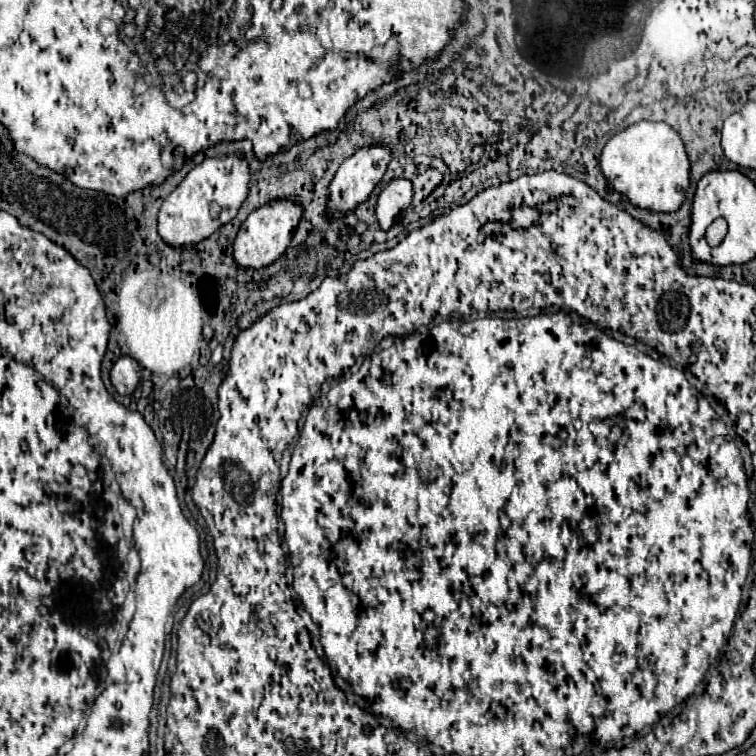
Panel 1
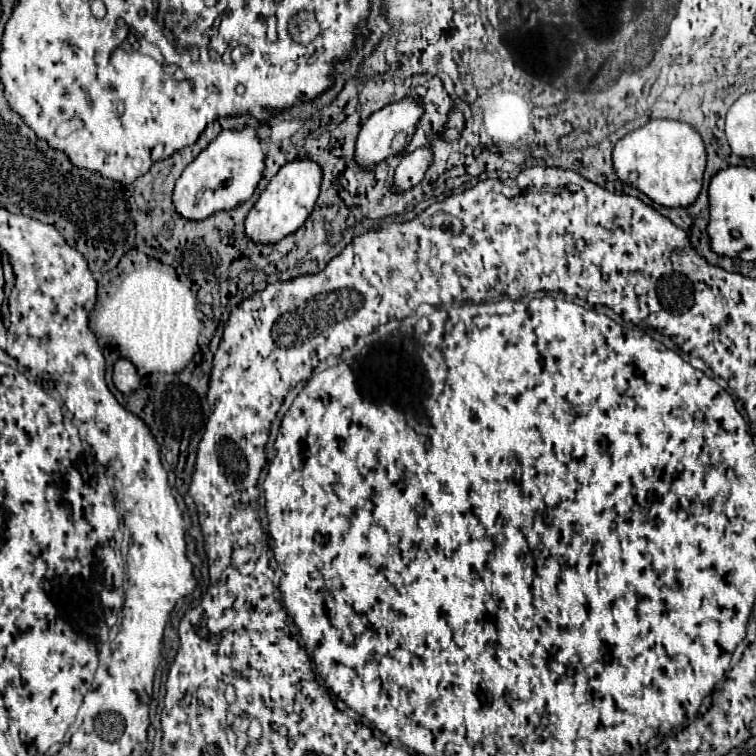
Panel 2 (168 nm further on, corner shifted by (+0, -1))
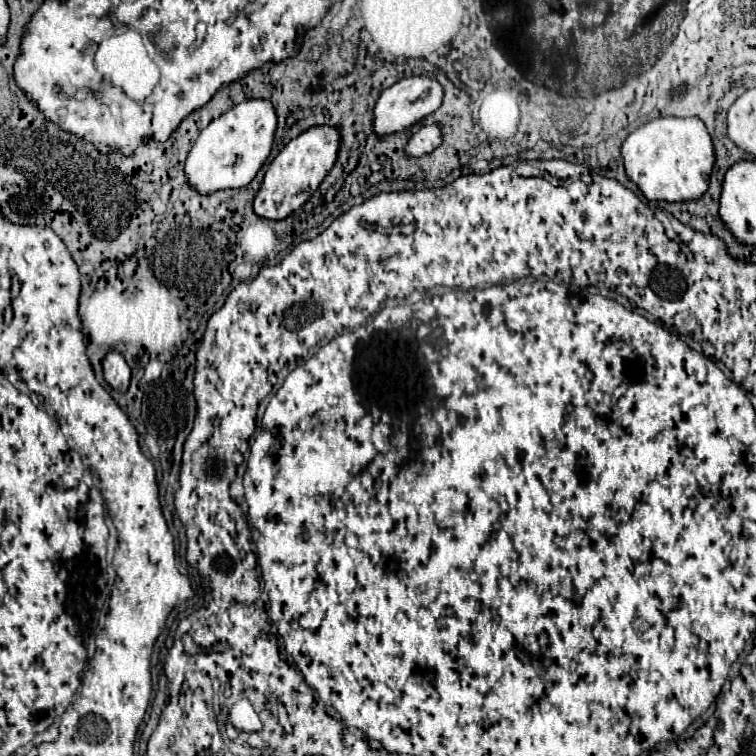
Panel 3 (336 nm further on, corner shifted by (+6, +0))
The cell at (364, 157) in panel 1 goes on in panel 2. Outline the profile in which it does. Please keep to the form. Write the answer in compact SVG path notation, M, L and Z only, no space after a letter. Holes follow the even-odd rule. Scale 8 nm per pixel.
M401 99L397 103L391 103L387 107L383 107L381 111L373 113L365 125L359 131L357 137L357 145L355 145L355 153L357 153L357 165L361 165L363 169L379 165L381 161L389 159L389 157L397 157L405 151L405 147L409 145L413 133L415 133L415 125L421 117L423 109L415 99Z

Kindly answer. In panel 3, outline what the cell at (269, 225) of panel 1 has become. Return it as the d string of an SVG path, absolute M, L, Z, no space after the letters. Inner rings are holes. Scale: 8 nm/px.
M327 124L307 128L307 132L301 132L297 138L293 138L271 162L269 170L265 172L265 180L255 196L255 214L271 220L281 220L301 208L311 194L319 188L327 172L333 168L337 160L337 152L341 146L339 128L331 128Z

